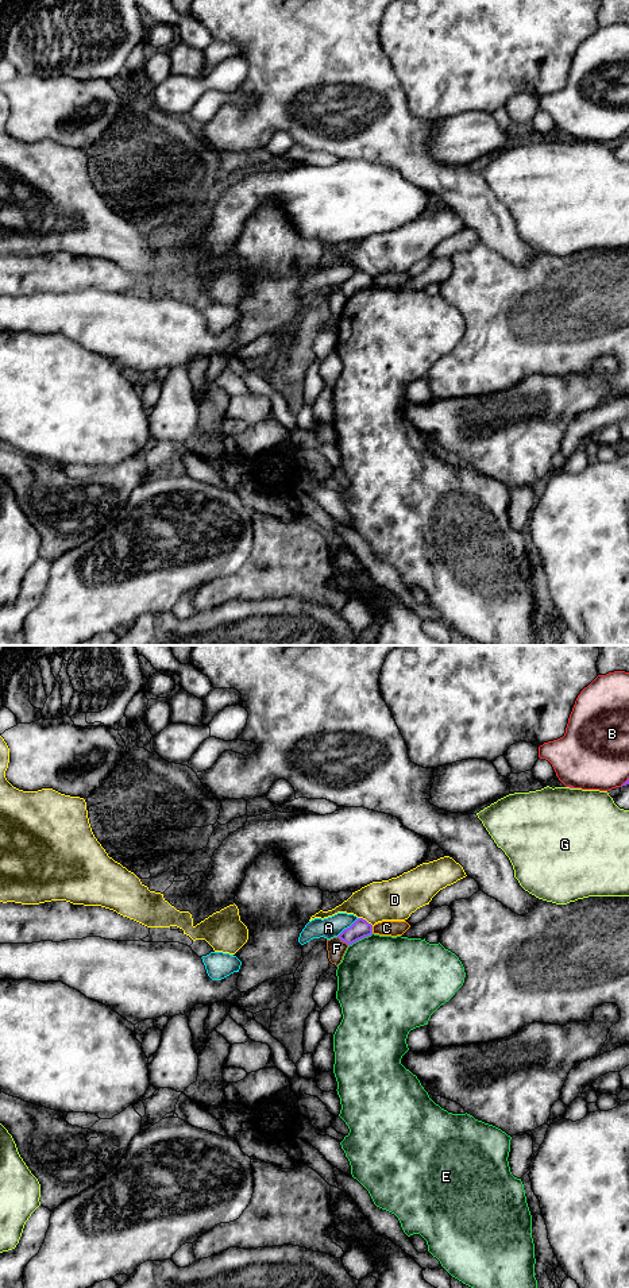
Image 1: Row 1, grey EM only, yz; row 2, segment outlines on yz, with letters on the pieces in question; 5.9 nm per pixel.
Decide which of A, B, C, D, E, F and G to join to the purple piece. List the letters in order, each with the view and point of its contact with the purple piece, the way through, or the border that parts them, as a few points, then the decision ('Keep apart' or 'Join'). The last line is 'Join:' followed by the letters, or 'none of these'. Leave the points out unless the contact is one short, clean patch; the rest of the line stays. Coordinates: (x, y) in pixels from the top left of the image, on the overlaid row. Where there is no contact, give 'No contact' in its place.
A: Touches purple at yz (347, 928). Keep apart
B: Touches purple at yz (625, 782). Keep apart
C: Touches purple at yz (371, 929). Keep apart
D: Touches purple at yz (366, 921). Boundary: yz (358, 917), (373, 925). Keep apart
E: Touches purple at yz (361, 938). Boundary: yz (373, 933), (348, 945). Keep apart
F: Touches purple at yz (343, 941). Keep apart
G: Touches purple at yz (571, 787). Keep apart
Join: none of these

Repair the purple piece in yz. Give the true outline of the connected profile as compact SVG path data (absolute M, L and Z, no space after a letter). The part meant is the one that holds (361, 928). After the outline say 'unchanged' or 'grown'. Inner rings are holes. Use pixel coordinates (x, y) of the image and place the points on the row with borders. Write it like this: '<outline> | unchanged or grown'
M358 918L350 928L344 929L337 937L347 945L373 934L373 925L363 918Z | unchanged

